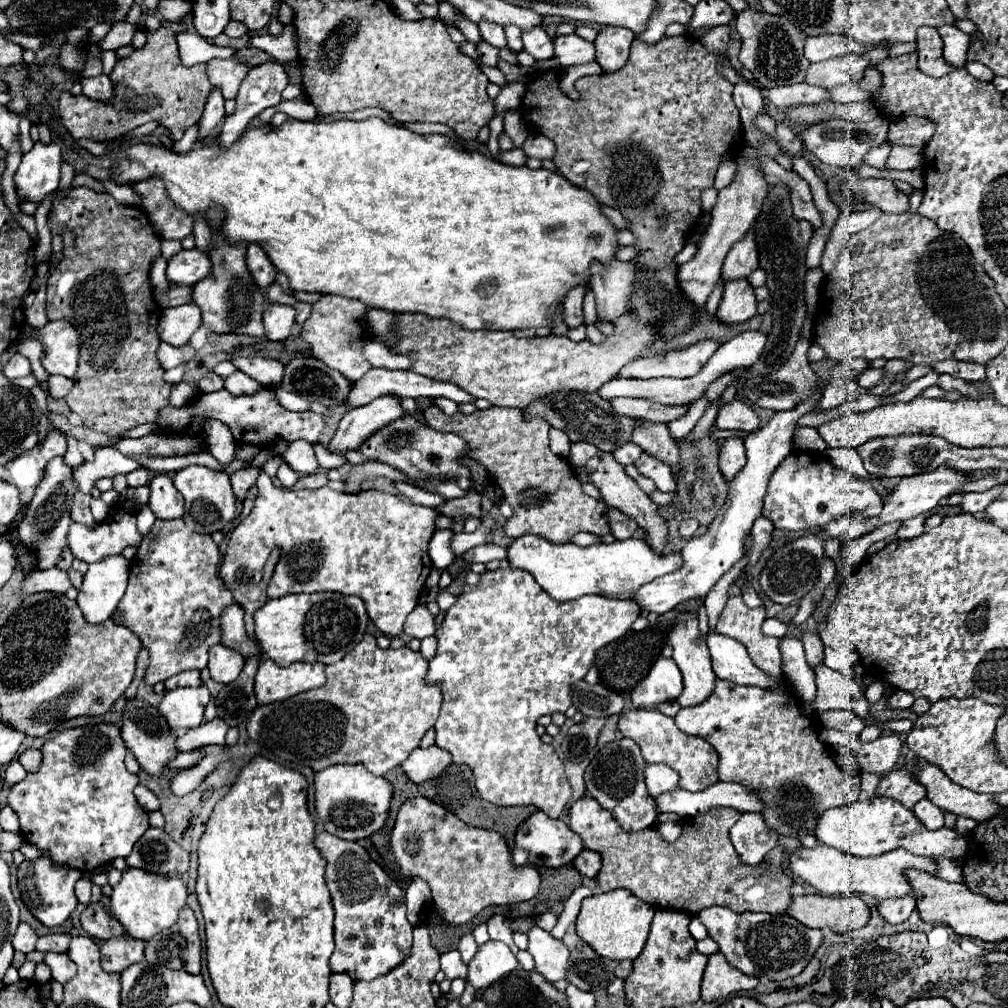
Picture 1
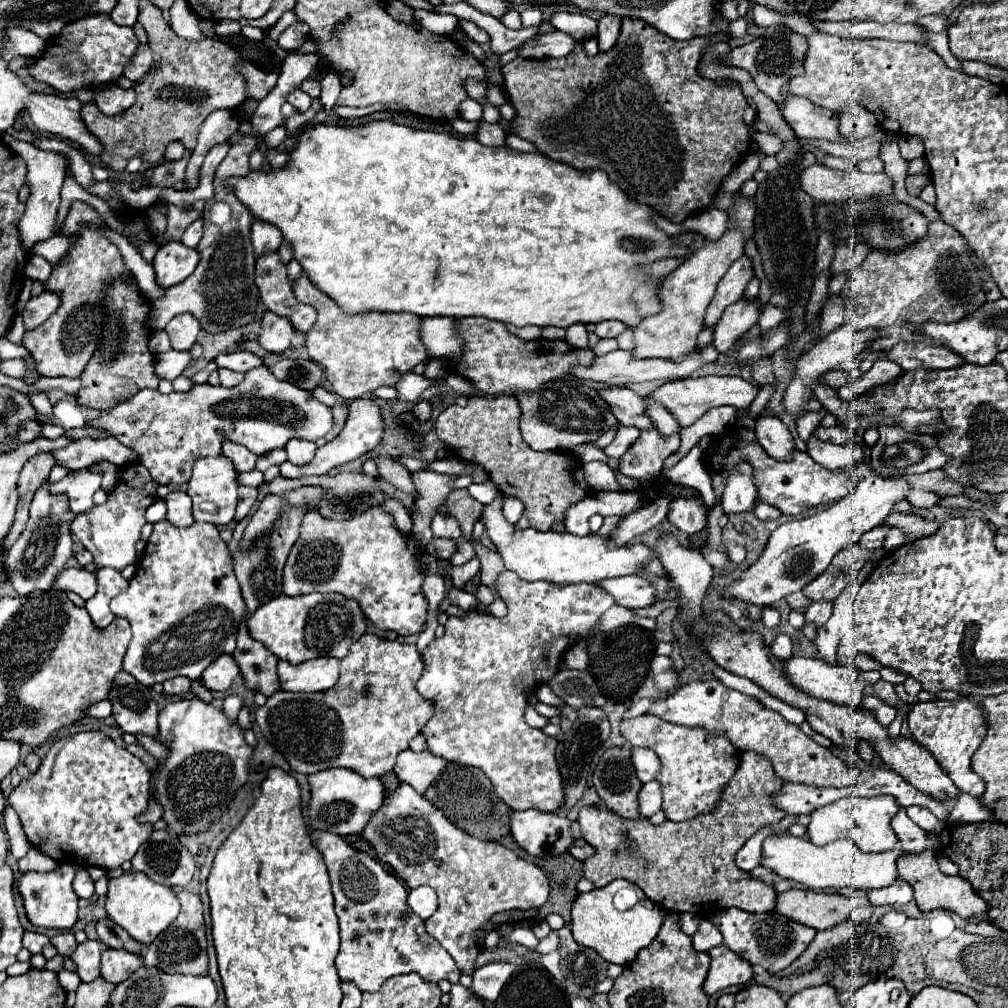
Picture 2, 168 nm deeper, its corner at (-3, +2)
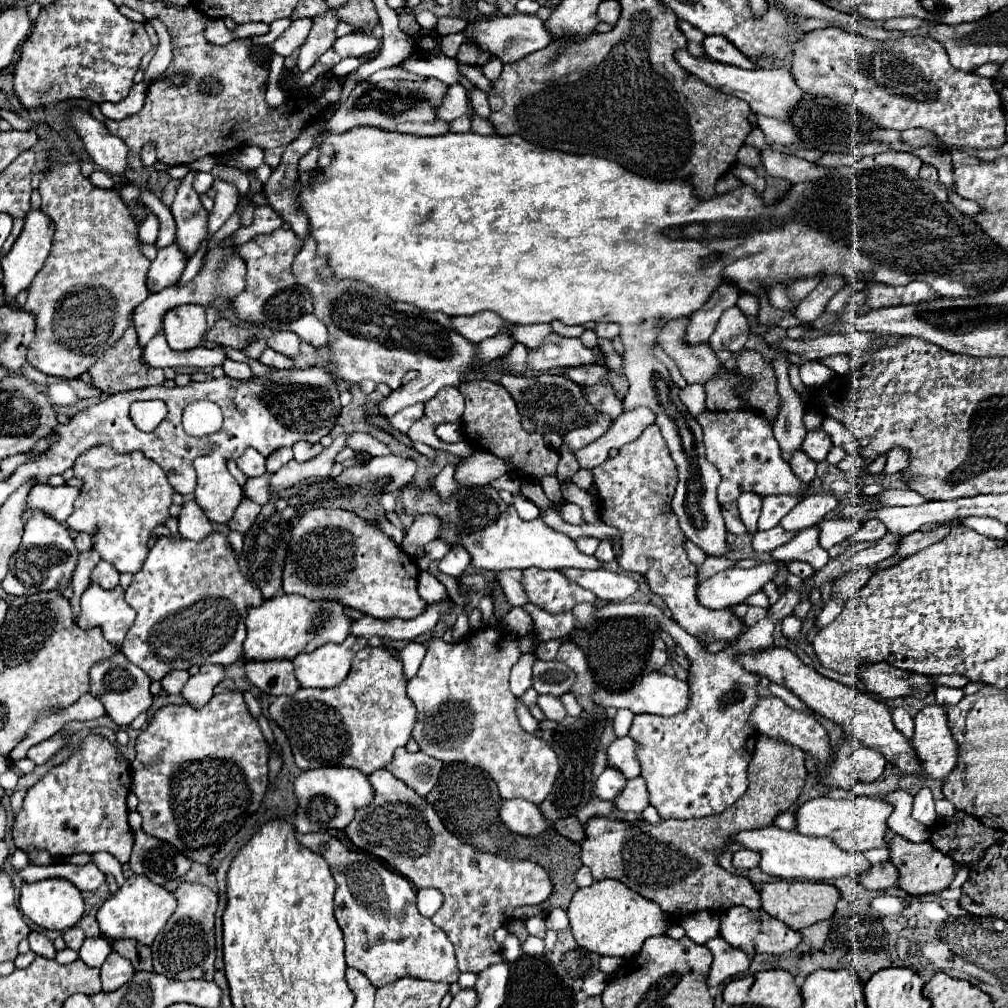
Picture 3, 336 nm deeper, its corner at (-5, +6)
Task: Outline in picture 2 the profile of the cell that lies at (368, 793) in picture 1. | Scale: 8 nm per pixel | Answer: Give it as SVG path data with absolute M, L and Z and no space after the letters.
M327 769L309 775L311 785L311 801L309 801L309 819L311 827L319 831L337 833L341 837L345 835L359 835L363 831L363 825L367 825L371 813L383 805L385 787L377 777L365 779L357 773L351 773L349 769Z

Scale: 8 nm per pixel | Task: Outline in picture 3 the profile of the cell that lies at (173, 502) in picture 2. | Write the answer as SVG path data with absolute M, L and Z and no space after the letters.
M185 501L181 505L177 521L179 521L179 535L185 539L201 541L205 535L211 533L211 523L195 501Z

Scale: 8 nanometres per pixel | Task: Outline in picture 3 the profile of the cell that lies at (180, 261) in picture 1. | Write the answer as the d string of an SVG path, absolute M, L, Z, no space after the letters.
M169 245L159 249L157 259L151 263L149 273L147 273L147 287L149 291L157 293L163 291L165 287L175 285L187 265L187 255L179 249L179 245Z

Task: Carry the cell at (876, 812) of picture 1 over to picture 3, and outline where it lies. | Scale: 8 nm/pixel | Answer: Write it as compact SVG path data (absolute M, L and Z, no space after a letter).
M817 797L803 803L797 809L797 831L809 837L831 837L837 845L849 851L869 851L885 847L887 819L893 813L893 805L879 797L853 797L853 799L831 799Z

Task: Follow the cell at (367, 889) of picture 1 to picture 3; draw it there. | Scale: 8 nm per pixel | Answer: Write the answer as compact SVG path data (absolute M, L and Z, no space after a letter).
M323 831L303 835L301 845L323 855L337 881L335 919L343 931L347 967L365 973L373 987L407 975L441 983L455 983L459 979L461 973L447 933L417 911L415 891L403 875L385 867L369 853L347 851L339 839Z

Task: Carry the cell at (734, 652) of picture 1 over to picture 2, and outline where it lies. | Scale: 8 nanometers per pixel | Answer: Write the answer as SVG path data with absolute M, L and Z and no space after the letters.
M791 659L791 661L787 661L785 671L787 671L789 681L797 687L803 687L805 693L809 693L813 697L823 697L823 699L829 699L829 701L835 701L841 705L853 705L853 707L859 707L861 699L865 695L865 689L881 679L878 670L861 671L857 667L829 665L823 659Z

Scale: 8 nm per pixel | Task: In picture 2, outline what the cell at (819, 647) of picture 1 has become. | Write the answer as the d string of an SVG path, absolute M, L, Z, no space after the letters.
M815 601L809 605L809 609L805 611L805 619L813 621L817 625L817 629L823 627L823 623L831 617L833 613L833 605L835 601Z

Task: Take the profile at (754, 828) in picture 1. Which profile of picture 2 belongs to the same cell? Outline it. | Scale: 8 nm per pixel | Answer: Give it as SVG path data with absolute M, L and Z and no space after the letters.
M765 827L759 833L755 833L755 837L751 837L739 849L739 853L737 853L737 867L741 871L751 871L751 869L755 869L759 865L759 861L761 861L761 845L763 845L765 837L769 837L769 835L773 835L773 831L771 831L771 827Z

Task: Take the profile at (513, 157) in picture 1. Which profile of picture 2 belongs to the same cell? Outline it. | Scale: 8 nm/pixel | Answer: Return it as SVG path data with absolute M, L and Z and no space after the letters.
M479 121L479 129L475 131L475 137L491 147L503 147L505 145L505 131L499 123L487 123L487 121Z

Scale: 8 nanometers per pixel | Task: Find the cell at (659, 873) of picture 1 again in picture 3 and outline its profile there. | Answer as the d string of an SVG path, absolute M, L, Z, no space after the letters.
M759 737L755 745L753 759L747 769L749 787L743 793L741 799L737 799L727 811L711 817L701 819L687 819L687 821L675 821L675 819L659 819L657 825L639 819L639 821L619 821L619 819L607 819L607 817L591 817L585 825L585 841L581 843L581 861L585 867L591 869L591 875L595 881L601 879L617 879L625 883L629 889L641 893L647 899L653 899L659 903L659 907L669 913L671 919L681 919L695 911L711 911L711 913L723 913L735 905L745 905L747 909L759 909L761 907L761 893L759 889L747 879L729 875L717 861L719 855L725 851L731 851L731 845L735 845L733 835L741 831L751 831L759 827L767 827L773 823L773 819L779 813L789 811L803 785L805 785L805 759L799 749L793 749L789 745L783 745L781 741L771 741L767 737Z

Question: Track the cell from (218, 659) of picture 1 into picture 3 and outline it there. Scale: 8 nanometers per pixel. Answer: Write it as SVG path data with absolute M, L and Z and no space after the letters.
M201 665L199 673L189 677L181 695L193 707L201 707L213 697L213 689L223 681L223 677L225 677L225 667L221 667L221 665Z

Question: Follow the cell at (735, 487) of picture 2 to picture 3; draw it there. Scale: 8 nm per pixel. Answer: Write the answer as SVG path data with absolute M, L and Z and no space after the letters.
M741 493L741 497L737 499L737 507L745 527L749 531L757 531L757 519L761 513L761 497L757 497L757 493Z

